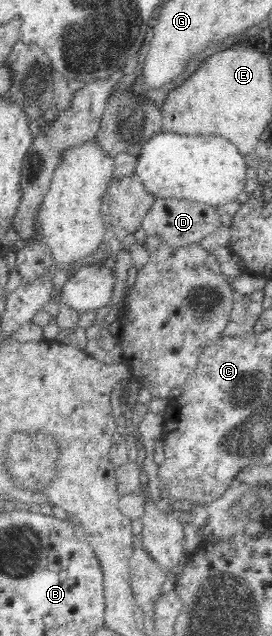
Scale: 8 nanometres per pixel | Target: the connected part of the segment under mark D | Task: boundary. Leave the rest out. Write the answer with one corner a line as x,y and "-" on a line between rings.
157,198
142,224
148,234
156,234
169,246
198,245
199,241
203,241
203,237
208,236
211,231
215,231
215,227
220,227
221,211
222,209
208,204

